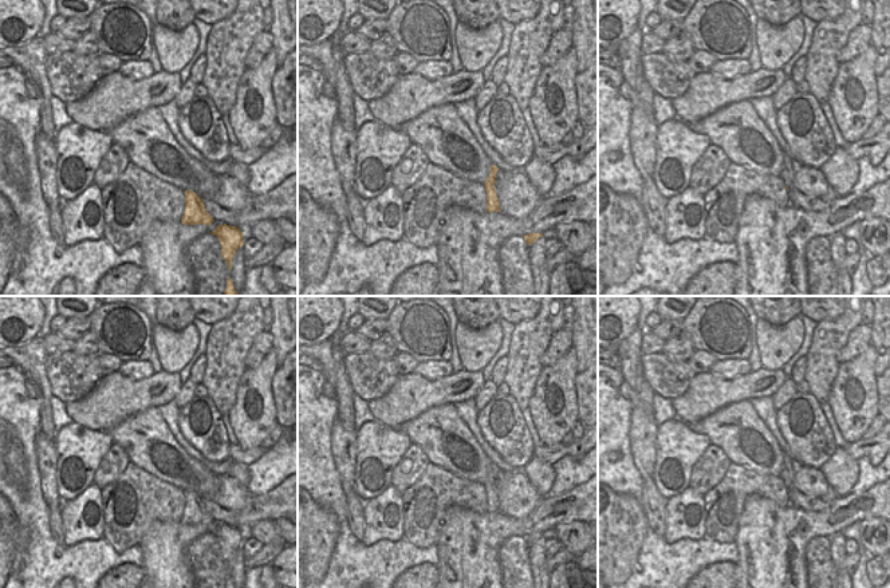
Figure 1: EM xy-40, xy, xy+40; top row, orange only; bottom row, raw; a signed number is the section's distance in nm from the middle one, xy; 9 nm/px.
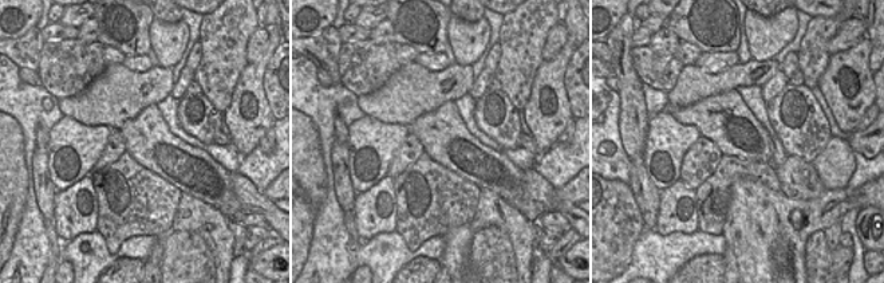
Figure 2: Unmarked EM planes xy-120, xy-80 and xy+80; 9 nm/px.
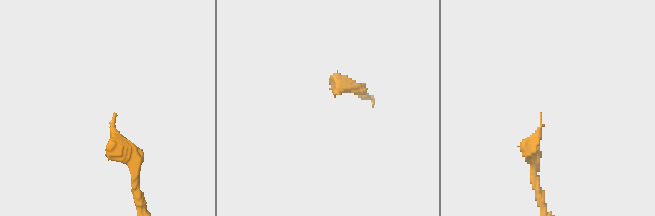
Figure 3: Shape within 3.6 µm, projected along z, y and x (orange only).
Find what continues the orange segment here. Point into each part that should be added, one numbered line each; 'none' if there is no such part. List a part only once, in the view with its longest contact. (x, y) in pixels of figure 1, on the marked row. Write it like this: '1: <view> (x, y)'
none

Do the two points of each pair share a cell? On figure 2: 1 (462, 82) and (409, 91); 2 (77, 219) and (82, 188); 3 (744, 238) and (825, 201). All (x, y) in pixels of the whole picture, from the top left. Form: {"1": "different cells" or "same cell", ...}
{"1": "same cell", "2": "same cell", "3": "same cell"}

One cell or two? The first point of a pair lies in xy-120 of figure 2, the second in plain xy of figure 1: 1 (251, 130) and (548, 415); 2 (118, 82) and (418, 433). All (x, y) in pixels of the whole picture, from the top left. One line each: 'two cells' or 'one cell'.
1: one cell
2: two cells

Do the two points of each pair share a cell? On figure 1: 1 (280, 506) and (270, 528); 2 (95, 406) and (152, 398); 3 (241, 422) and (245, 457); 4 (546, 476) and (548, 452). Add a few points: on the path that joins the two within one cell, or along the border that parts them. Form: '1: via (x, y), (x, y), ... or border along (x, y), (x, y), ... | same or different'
1: border along (272, 520), (259, 520), (248, 529) | different
2: via (109, 403), (114, 398), (138, 398) | same
3: border along (237, 445), (244, 449), (260, 446) | different
4: border along (534, 456), (551, 465) | different

